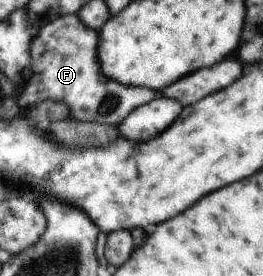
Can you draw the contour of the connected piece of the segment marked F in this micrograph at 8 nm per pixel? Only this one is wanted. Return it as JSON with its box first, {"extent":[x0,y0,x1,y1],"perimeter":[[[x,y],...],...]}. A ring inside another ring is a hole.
{"extent":[20,16,156,124],"perimeter":[[[62,16],[40,30],[31,44],[33,58],[32,80],[26,84],[20,106],[28,106],[32,102],[42,102],[46,98],[66,102],[70,108],[70,116],[74,120],[84,122],[100,122],[100,124],[120,124],[134,108],[156,98],[156,92],[150,88],[128,88],[120,82],[104,78],[100,72],[100,64],[96,58],[98,34],[86,28],[76,16]]]}

